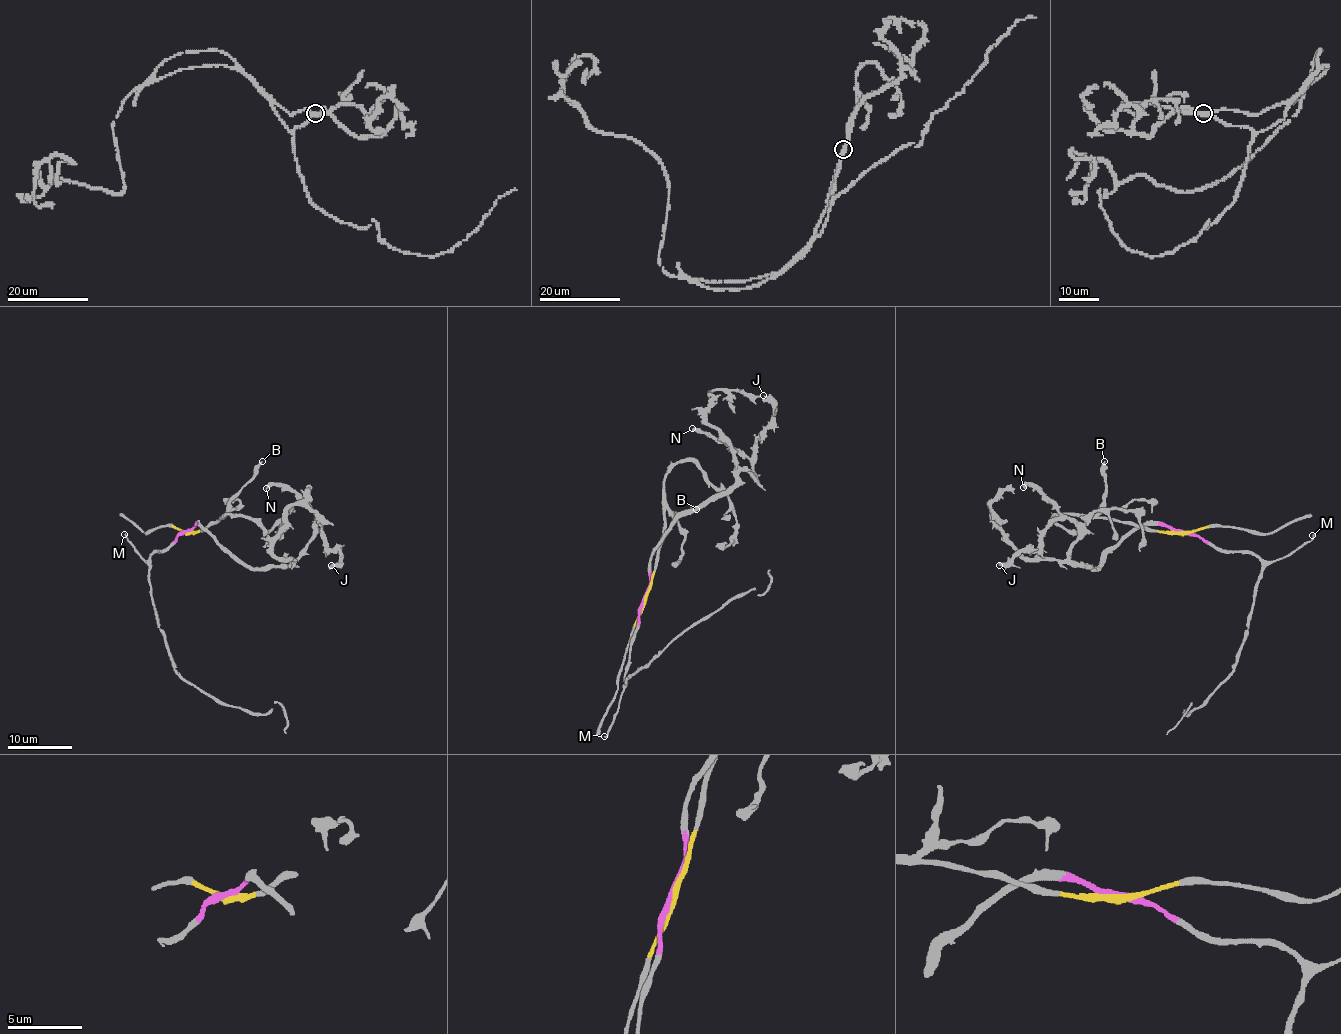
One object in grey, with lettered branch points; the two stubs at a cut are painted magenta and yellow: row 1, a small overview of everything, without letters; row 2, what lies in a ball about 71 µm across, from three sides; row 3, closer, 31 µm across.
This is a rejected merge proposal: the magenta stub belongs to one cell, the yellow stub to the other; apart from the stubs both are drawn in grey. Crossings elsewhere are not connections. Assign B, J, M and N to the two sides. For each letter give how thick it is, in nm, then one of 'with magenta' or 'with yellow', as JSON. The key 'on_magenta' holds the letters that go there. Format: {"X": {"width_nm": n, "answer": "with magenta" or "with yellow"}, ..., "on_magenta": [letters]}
{"B": {"width_nm": 280, "answer": "with yellow"}, "J": {"width_nm": 200, "answer": "with magenta"}, "M": {"width_nm": 160, "answer": "with magenta"}, "N": {"width_nm": 400, "answer": "with magenta"}, "on_magenta": ["J", "M", "N"]}

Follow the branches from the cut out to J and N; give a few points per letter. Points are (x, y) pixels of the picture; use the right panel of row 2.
J: (1183, 532), (1137, 527), (1094, 568), (1070, 559), (1077, 527), (1056, 519), (1037, 548), (998, 565)
N: (1183, 532), (1143, 525), (1114, 545), (1096, 568), (1075, 565), (1070, 559), (1077, 527), (1029, 484), (1023, 487)

